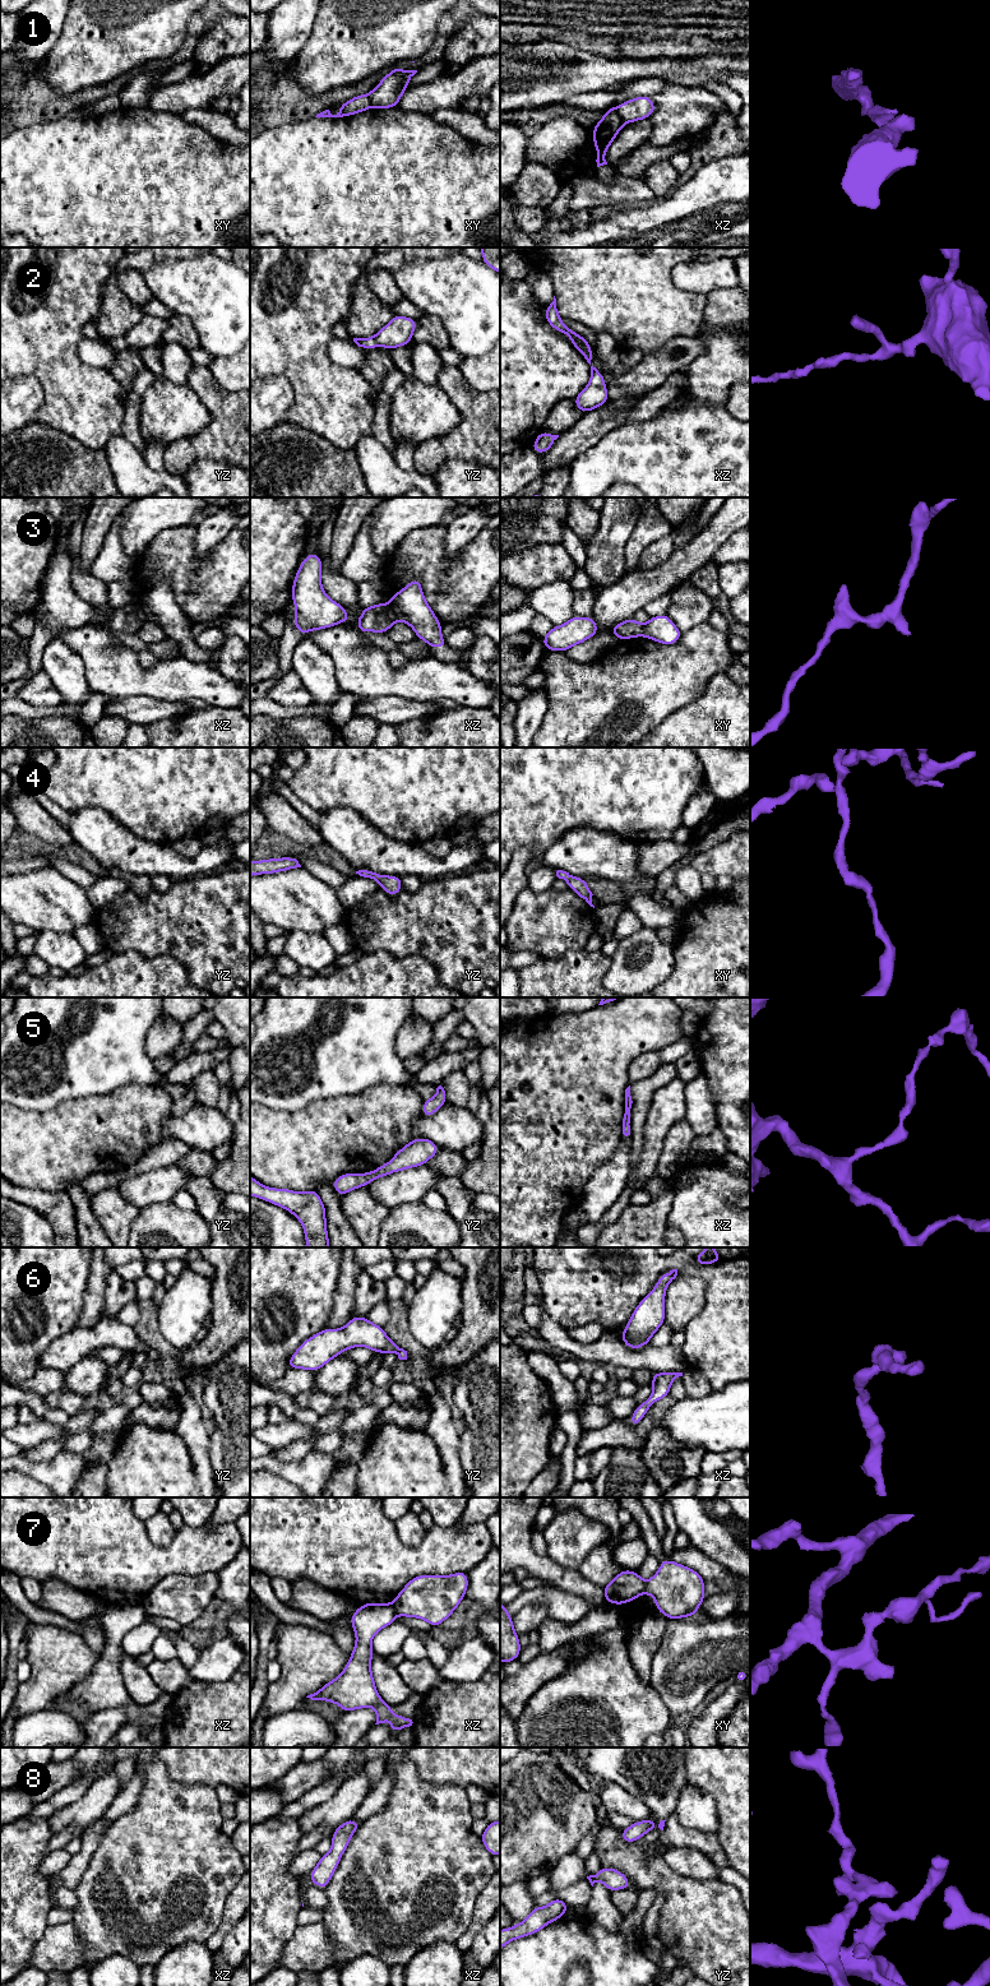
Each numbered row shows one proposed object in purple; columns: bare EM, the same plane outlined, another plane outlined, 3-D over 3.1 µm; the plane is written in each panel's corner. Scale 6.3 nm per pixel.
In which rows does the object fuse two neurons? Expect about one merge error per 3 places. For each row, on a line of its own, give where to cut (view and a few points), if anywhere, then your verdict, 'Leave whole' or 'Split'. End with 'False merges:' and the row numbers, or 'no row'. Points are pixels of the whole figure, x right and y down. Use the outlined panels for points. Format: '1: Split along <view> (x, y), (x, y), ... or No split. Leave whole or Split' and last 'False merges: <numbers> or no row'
1: Split along xz (615, 107), (624, 123). Split
2: No split. Leave whole
3: Split along xz (391, 606), (399, 619). Split
4: No split. Leave whole
5: No split. Leave whole
6: No split. Leave whole
7: Split along xz (392, 1603), (396, 1614). Split
8: No split. Leave whole
False merges: 1, 3, 7

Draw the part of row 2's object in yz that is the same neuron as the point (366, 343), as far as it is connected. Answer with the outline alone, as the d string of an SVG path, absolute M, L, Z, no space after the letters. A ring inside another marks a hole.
M393 315L392 320L374 337L353 338L353 342L365 349L374 347L394 349L397 347L412 343L412 333L416 327L417 320L402 315Z

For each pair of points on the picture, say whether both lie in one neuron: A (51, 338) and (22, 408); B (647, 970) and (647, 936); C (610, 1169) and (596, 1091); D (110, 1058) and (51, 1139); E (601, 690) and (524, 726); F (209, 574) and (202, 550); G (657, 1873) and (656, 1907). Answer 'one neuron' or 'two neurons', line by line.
A: two neurons
B: one neuron
C: two neurons
D: two neurons
E: two neurons
F: two neurons
G: two neurons

